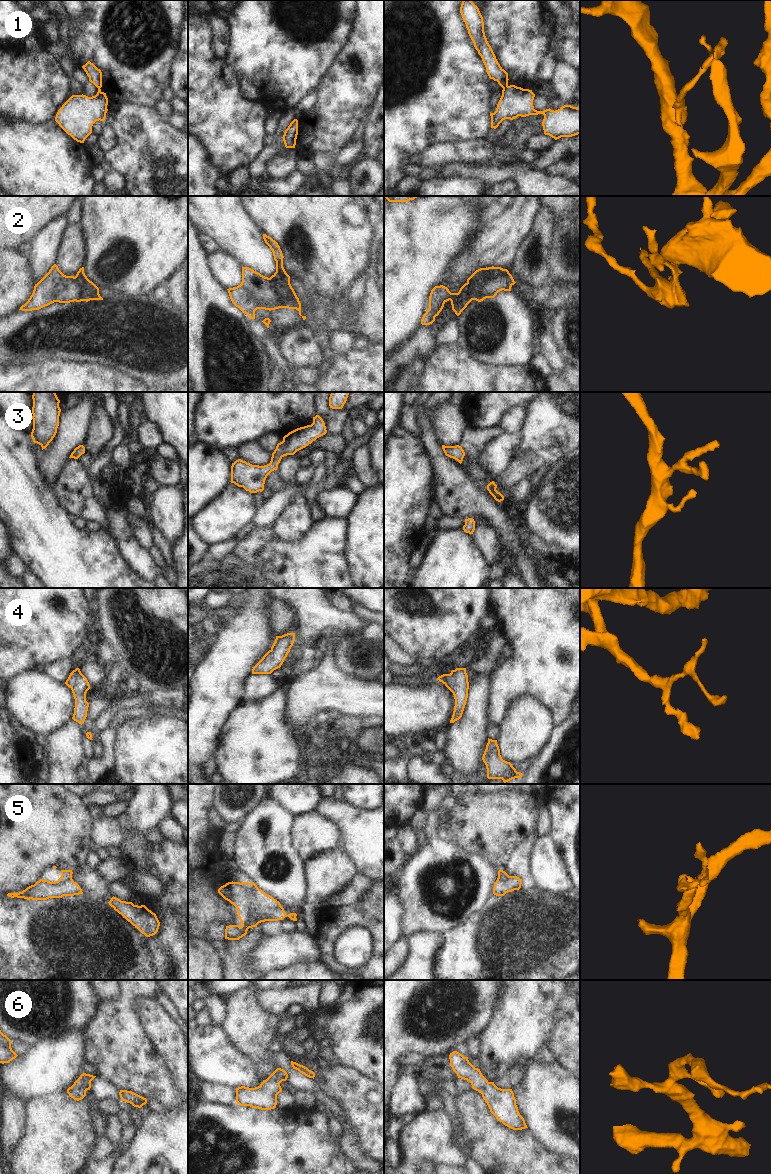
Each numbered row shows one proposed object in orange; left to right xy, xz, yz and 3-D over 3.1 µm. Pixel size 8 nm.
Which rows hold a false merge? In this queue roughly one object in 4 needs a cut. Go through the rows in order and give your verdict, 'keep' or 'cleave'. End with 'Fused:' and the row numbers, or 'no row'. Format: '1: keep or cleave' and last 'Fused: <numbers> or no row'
1: cleave
2: cleave
3: keep
4: keep
5: keep
6: keep
Fused: 1, 2

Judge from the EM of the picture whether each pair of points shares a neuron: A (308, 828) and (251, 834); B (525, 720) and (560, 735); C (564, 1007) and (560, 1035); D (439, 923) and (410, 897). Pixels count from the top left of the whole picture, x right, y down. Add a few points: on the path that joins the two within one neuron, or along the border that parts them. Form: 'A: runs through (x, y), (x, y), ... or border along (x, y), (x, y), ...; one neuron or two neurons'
A: border along (296, 817), (293, 831), (293, 846), (299, 853); two neurons
B: border along (556, 726), (548, 742), (540, 752); two neurons
C: runs through (564, 1014), (564, 1028); one neuron
D: runs through (432, 916), (417, 901); one neuron

